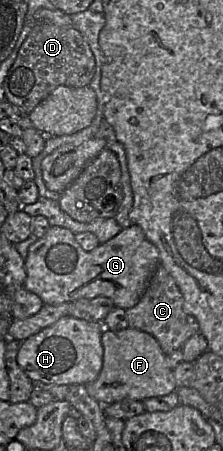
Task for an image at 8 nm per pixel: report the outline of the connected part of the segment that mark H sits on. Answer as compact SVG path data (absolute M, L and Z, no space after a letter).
M64 316L21 342L17 362L32 382L72 385L94 382L103 366L102 322Z

